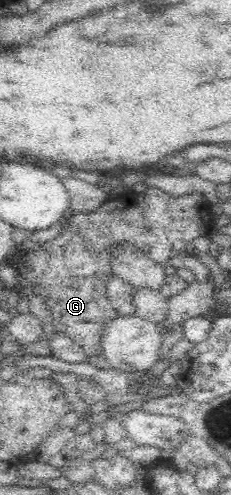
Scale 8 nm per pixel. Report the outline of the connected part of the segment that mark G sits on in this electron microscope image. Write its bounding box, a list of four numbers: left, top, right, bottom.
[24,187,214,357]

